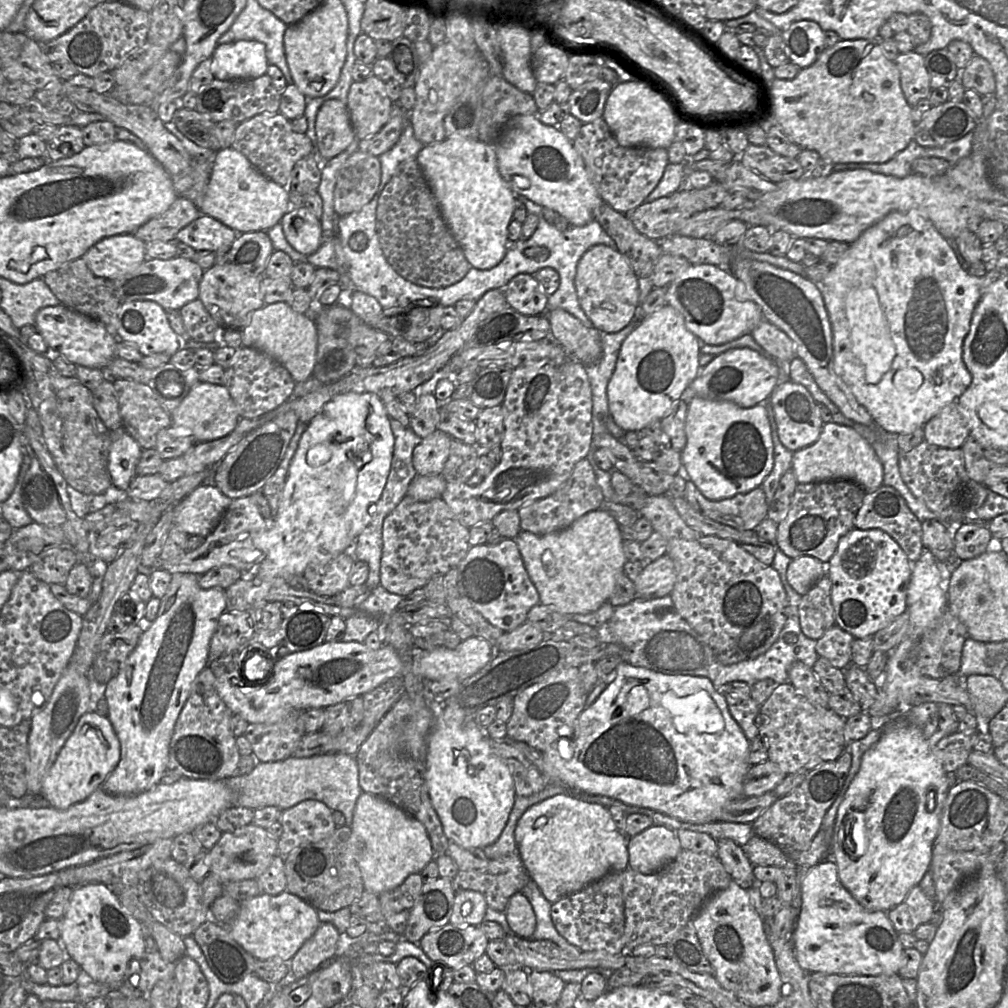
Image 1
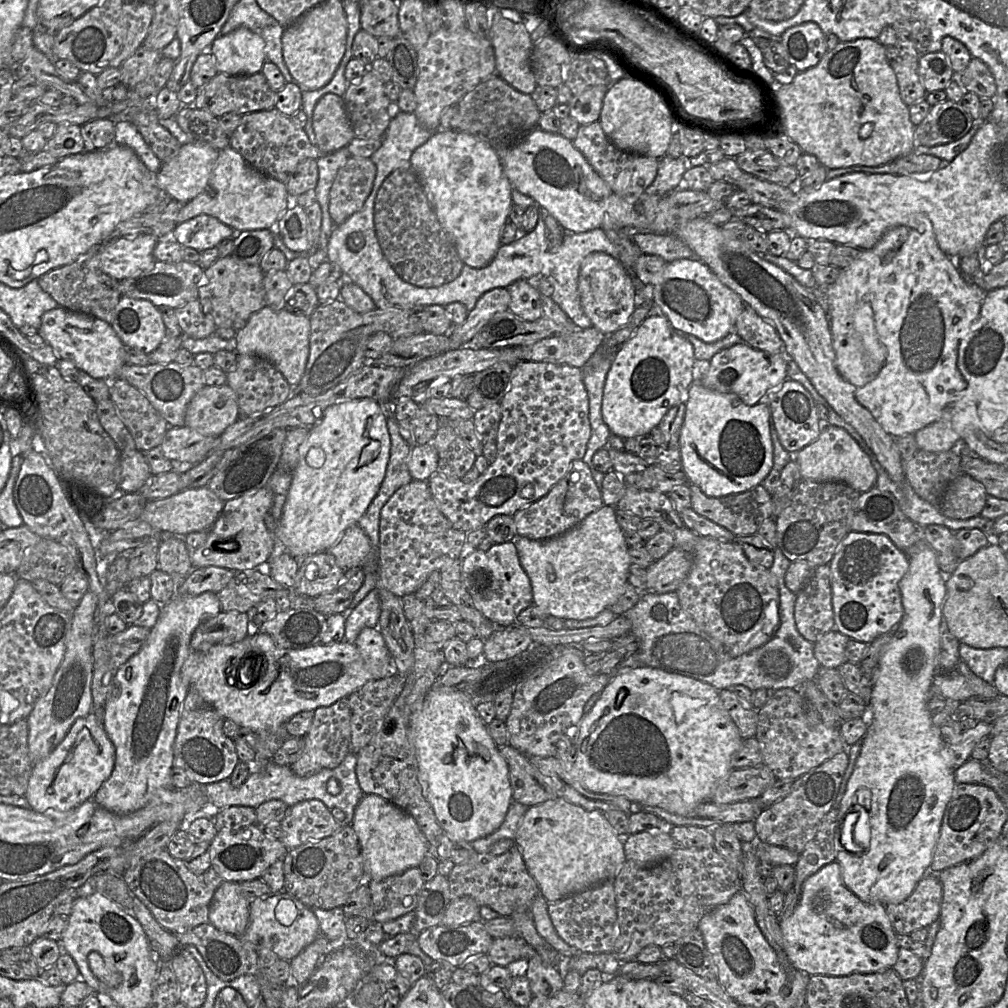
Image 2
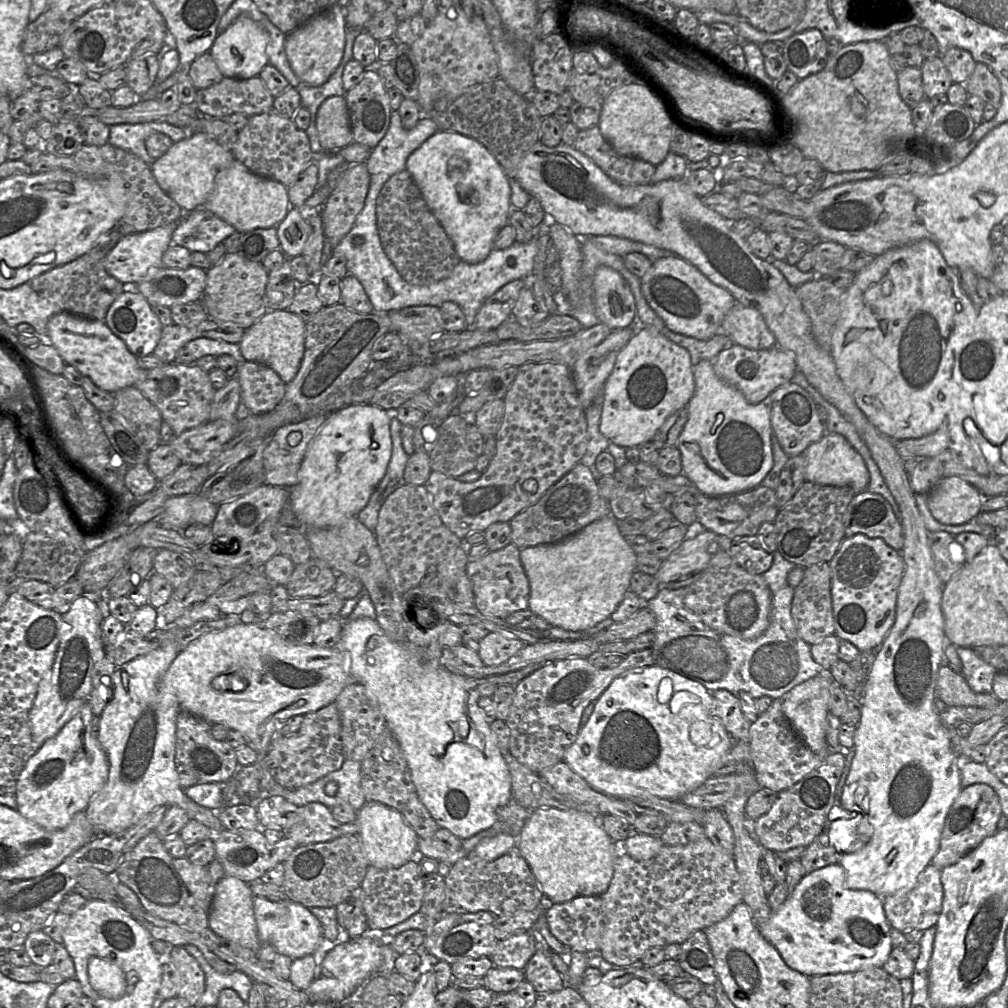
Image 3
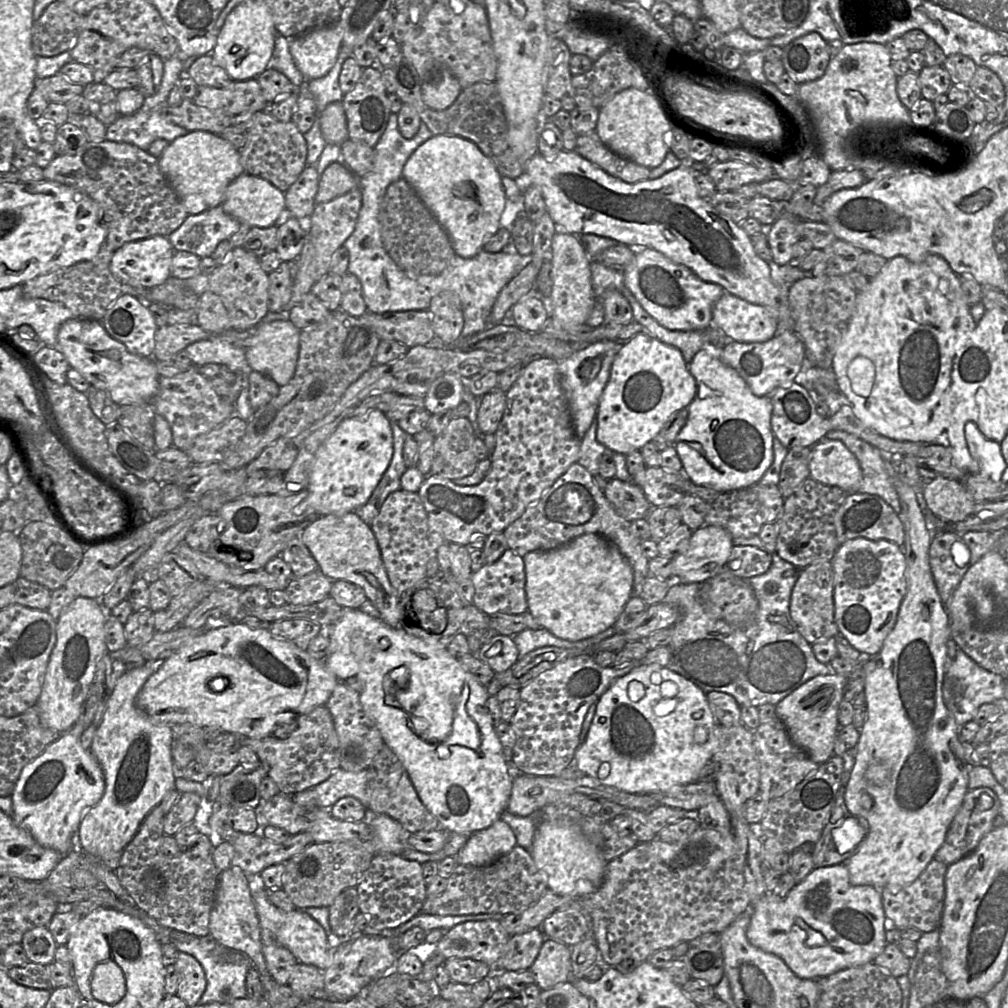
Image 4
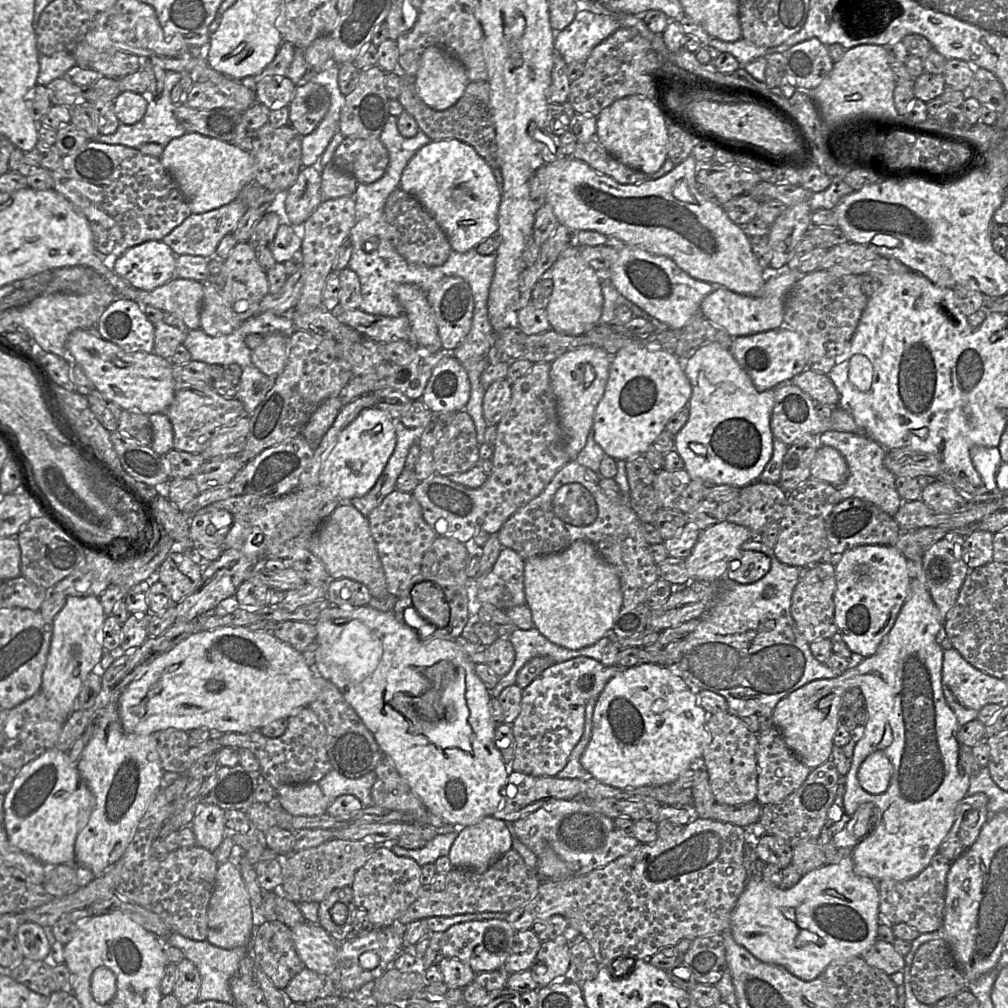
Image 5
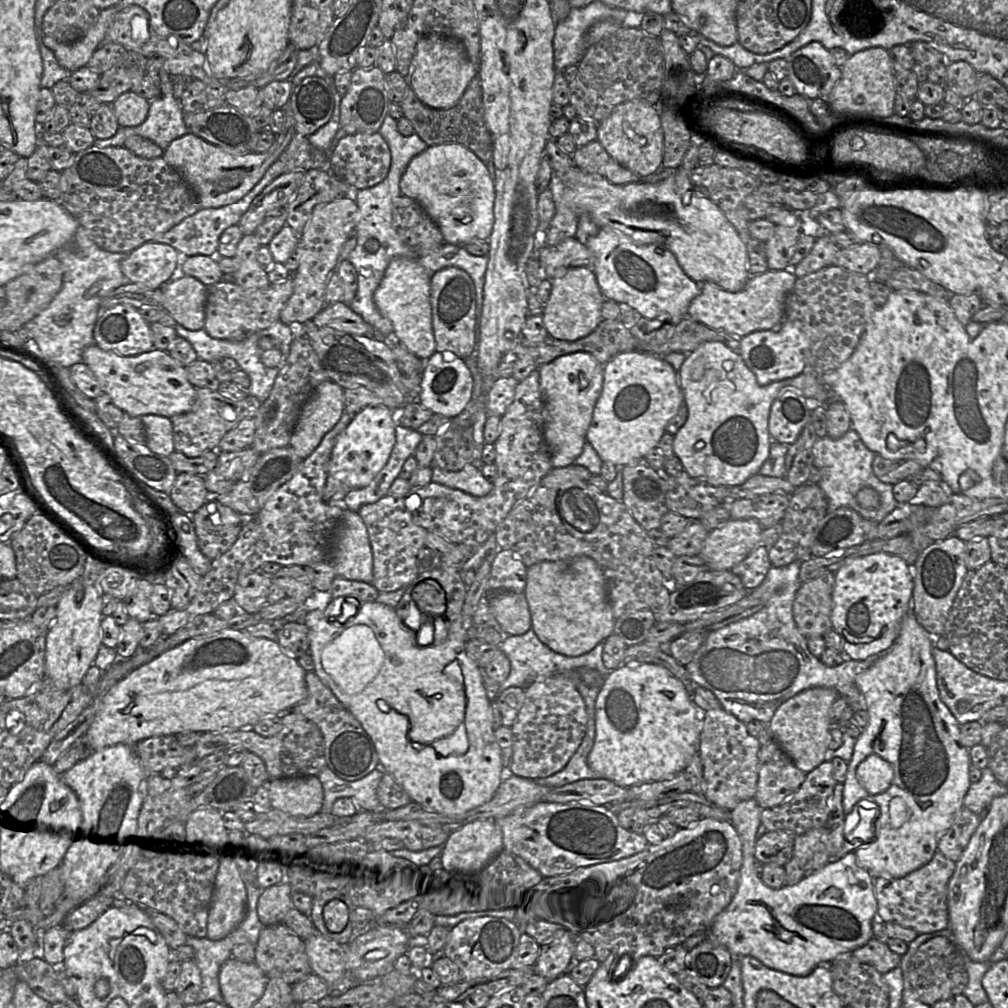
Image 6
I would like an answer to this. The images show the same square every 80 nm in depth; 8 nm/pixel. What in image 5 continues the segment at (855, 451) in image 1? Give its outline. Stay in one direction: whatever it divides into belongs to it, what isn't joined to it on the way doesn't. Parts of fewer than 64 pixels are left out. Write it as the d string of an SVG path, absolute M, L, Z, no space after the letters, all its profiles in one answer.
M820 446L812 462L810 478L840 487L848 477L849 469L843 455L835 448Z

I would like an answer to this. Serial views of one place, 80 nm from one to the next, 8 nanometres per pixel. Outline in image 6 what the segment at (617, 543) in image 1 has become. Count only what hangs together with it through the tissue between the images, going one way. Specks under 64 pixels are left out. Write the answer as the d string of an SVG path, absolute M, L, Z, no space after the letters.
M590 557L570 561L541 561L527 569L524 594L532 629L552 651L580 656L591 651L614 631L616 619L609 601L602 569Z

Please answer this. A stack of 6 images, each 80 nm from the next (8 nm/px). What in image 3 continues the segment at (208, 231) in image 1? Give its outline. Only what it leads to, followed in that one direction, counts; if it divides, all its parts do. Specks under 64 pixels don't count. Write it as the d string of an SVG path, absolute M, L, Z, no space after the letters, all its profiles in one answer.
M206 209L184 214L172 235L172 243L207 254L236 229Z

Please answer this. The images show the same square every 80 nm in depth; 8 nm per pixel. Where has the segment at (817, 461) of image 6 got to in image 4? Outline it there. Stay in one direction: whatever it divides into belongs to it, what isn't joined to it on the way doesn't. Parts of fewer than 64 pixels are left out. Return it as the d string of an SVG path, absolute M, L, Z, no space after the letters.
M840 430L828 432L824 439L841 441L857 458L863 475L858 492L879 496L899 515L899 497L887 472L883 453L856 436Z

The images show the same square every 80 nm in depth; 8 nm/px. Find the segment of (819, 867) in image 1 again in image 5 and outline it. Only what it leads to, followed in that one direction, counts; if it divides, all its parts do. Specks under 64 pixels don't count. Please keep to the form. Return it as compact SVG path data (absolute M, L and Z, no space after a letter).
M751 828L745 829L744 838L747 882L733 909L729 929L739 945L762 962L782 966L801 980L812 981L828 966L861 957L874 944L880 924L878 883L870 877L857 875L851 856L844 857L838 863L825 864L812 870L802 876L795 886L781 889L765 882L762 875L756 875L758 839Z

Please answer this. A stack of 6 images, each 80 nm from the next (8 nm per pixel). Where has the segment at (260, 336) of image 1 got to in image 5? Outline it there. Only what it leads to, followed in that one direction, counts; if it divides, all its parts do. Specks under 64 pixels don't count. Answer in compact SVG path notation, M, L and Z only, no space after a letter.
M281 334L266 335L262 344L252 350L252 363L265 375L277 377L285 368L290 339Z

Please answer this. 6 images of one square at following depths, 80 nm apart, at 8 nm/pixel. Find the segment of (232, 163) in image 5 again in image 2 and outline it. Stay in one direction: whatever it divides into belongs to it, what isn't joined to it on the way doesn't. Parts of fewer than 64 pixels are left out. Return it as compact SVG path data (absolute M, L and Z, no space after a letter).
M208 144L182 145L178 154L156 173L159 188L186 204L207 189L218 155L219 150Z

